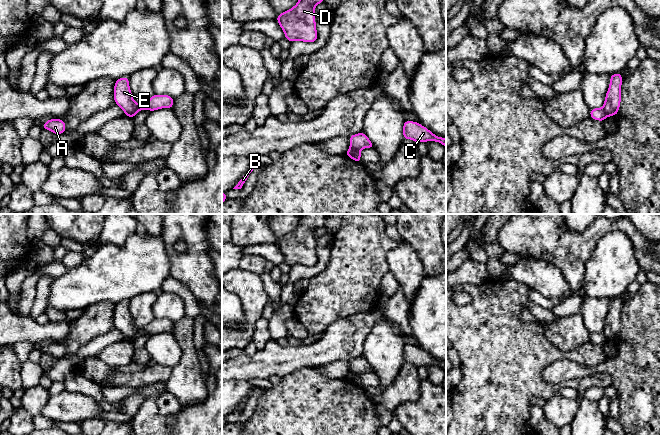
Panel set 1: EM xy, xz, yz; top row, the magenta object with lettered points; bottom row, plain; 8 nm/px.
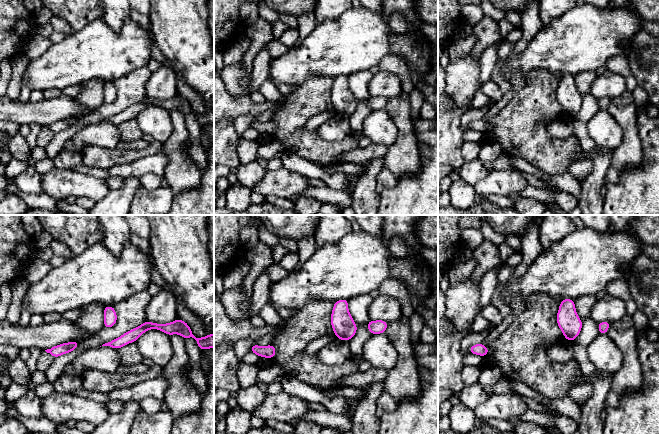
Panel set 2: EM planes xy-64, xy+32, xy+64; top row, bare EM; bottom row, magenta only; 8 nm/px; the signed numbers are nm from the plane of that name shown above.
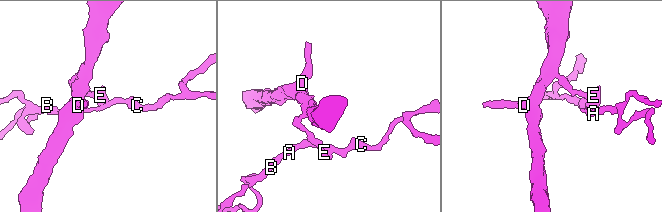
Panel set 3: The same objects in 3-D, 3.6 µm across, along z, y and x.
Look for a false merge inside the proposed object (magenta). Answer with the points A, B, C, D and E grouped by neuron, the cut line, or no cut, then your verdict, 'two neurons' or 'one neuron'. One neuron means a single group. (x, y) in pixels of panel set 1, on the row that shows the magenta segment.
A B C / D E; cut in xy along (140, 104), (135, 111), (126, 115); two neurons

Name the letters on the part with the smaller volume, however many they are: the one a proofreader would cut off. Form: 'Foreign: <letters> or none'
Foreign: A, B, C

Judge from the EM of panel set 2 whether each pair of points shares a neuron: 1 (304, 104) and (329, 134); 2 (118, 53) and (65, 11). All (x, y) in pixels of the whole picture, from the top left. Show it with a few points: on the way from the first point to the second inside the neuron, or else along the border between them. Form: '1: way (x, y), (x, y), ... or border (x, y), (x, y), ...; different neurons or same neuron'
1: border (316, 129), (324, 139), (338, 140); different neurons
2: border (101, 18), (94, 19), (80, 29), (73, 31); different neurons

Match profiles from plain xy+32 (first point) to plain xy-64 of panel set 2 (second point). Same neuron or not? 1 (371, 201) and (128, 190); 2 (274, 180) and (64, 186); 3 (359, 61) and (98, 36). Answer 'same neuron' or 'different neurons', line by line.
1: different neurons
2: same neuron
3: same neuron

